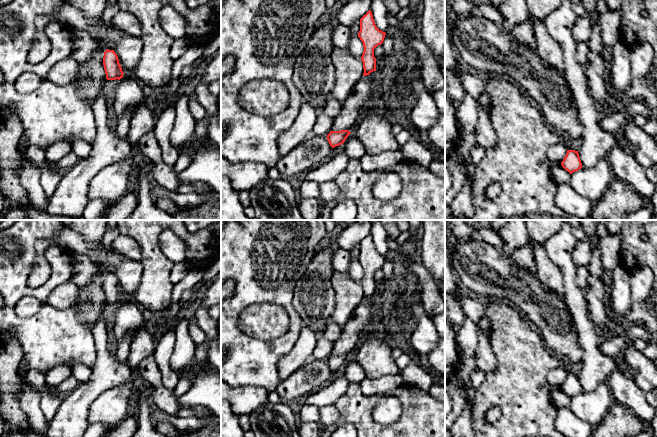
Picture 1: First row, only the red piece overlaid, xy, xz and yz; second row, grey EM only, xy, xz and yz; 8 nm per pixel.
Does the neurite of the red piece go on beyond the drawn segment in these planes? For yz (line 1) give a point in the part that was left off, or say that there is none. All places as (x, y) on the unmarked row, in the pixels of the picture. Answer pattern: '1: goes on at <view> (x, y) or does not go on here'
1: does not go on here

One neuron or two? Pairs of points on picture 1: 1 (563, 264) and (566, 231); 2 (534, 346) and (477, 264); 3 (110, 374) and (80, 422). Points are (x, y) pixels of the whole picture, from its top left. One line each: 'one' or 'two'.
1: one
2: two
3: one

